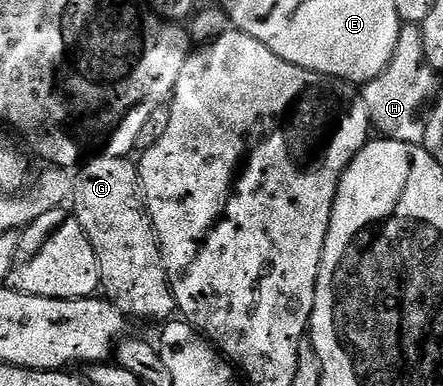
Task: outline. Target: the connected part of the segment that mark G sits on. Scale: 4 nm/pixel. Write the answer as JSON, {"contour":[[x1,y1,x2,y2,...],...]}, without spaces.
{"contour":[[100,156,91,158,89,162,86,160,76,170,71,202,72,216,77,218,79,227,83,227,91,247,97,253,101,272,100,292,104,300,110,301,126,319,133,320,134,317,137,321,164,323,175,313,173,288,169,286,169,275,161,258,161,248,157,242,157,232,153,229,153,220,149,217,145,198,141,195,140,168,127,157]]}

